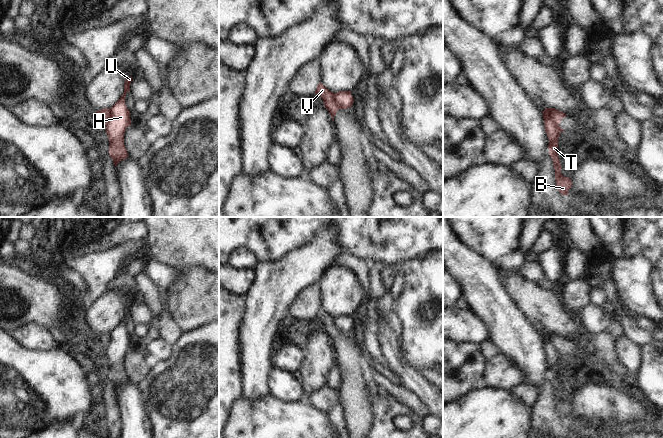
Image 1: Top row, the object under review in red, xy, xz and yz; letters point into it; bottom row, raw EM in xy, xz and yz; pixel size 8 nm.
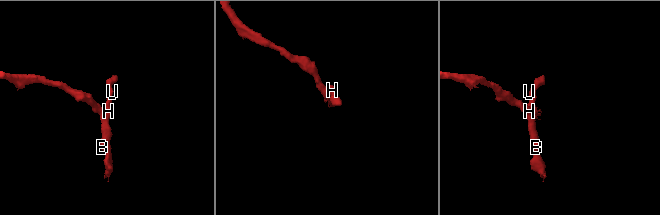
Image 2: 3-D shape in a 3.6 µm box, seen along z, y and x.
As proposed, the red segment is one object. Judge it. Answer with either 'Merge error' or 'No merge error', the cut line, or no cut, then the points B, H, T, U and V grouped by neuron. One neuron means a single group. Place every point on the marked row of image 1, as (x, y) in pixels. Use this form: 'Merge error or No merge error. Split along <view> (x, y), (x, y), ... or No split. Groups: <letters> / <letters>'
Merge error. Split along yz (554, 110), (551, 114), (551, 119), (560, 131). Groups: B H T U / V.

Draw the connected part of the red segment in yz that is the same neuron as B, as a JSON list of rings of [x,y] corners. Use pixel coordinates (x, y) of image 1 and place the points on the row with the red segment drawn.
[[[545,108],[543,111],[544,126],[549,139],[549,155],[553,160],[555,169],[556,187],[562,195],[567,196],[569,189],[572,187],[572,180],[561,174],[562,166],[558,157],[558,138],[560,136],[560,130],[557,128],[555,122],[551,118],[551,114],[554,111],[556,111],[555,108]]]

